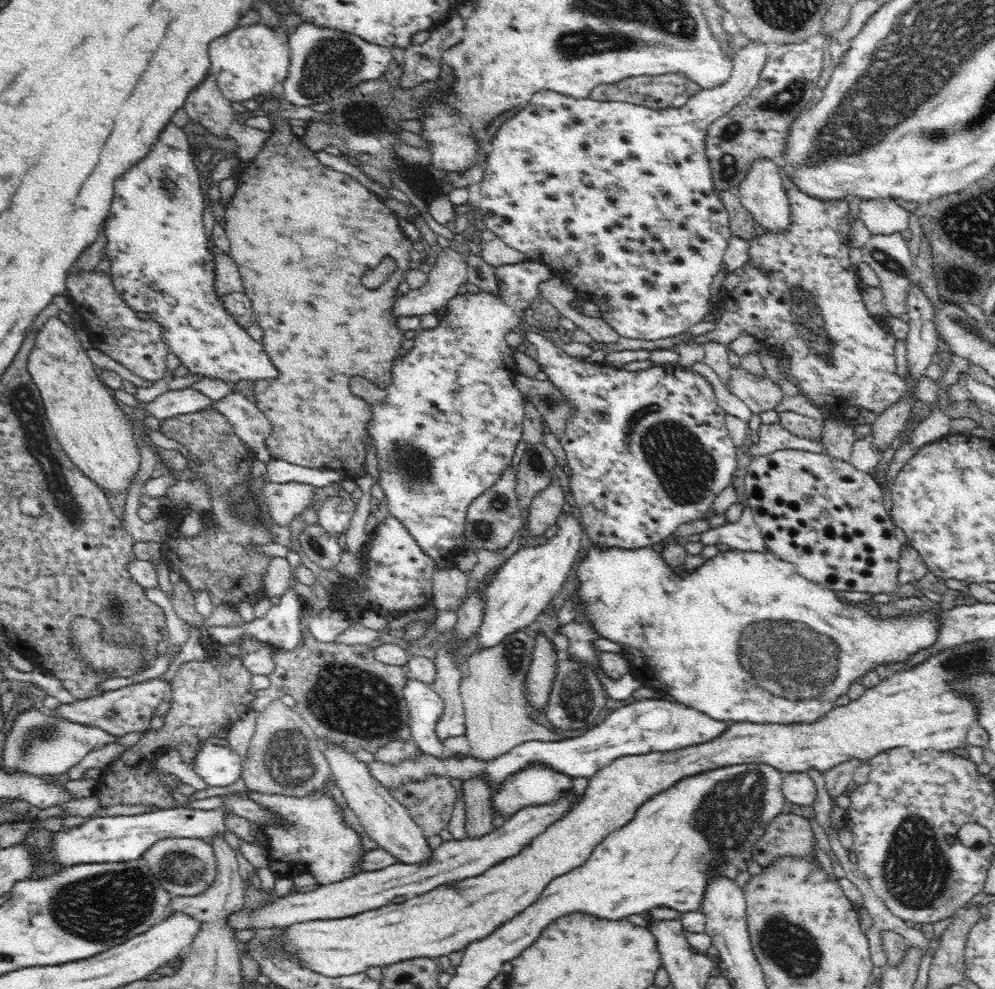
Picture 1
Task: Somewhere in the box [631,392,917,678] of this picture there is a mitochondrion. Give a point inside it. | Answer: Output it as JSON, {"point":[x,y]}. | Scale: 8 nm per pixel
{"point":[685,468]}

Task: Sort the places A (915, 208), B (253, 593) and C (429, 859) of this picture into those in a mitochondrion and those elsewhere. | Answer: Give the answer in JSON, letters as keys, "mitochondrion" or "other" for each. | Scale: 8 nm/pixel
{"A":"other","B":"other","C":"other"}

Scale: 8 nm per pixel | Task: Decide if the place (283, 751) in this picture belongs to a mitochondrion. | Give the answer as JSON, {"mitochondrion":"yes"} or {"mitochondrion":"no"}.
{"mitochondrion":"yes"}

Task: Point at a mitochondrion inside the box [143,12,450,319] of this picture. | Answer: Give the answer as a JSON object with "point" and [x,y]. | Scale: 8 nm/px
{"point":[328,66]}

